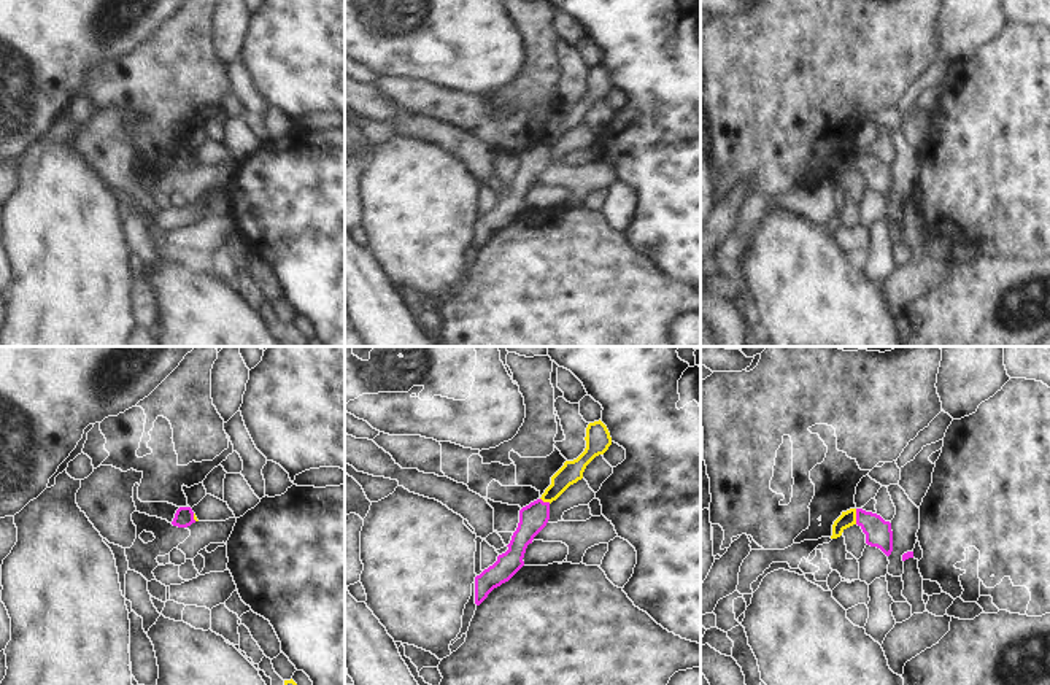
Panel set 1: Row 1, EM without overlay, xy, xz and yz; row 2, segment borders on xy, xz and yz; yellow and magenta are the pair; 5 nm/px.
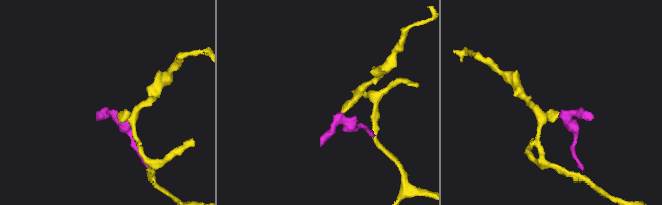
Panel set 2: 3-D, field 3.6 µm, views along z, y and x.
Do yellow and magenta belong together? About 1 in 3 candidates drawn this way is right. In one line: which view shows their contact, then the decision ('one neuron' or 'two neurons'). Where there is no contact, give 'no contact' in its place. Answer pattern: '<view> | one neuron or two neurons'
yz | two neurons

